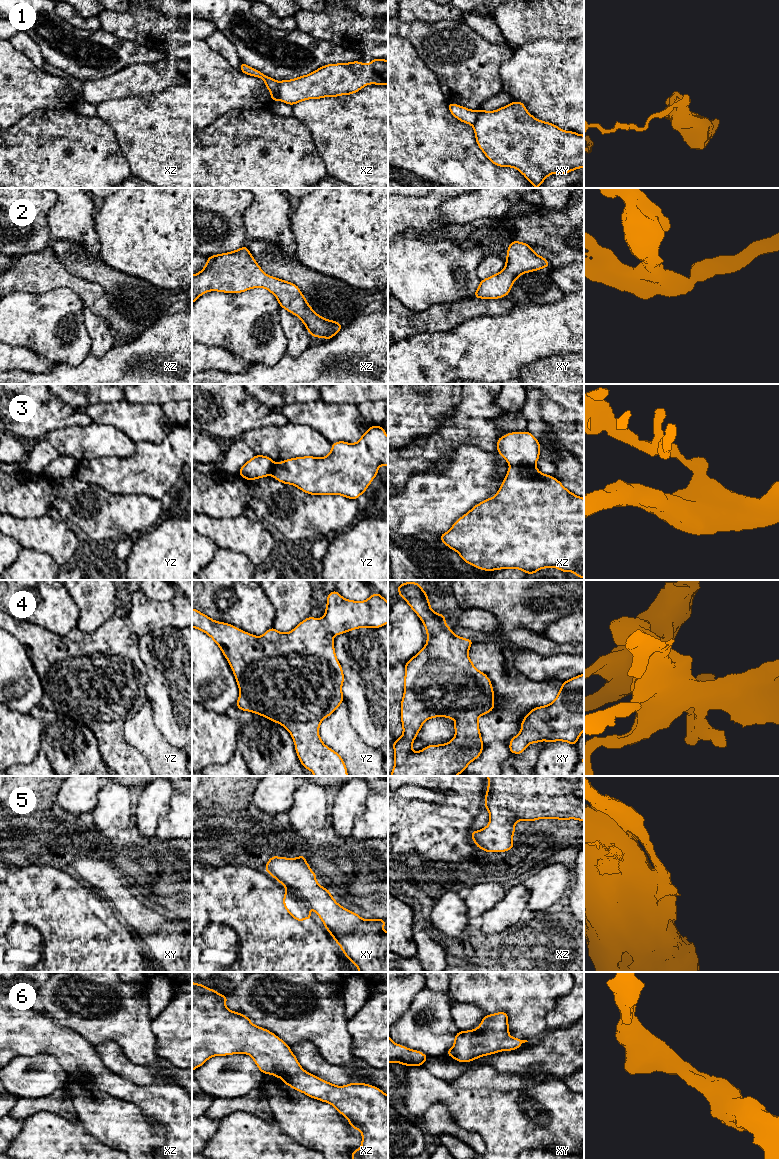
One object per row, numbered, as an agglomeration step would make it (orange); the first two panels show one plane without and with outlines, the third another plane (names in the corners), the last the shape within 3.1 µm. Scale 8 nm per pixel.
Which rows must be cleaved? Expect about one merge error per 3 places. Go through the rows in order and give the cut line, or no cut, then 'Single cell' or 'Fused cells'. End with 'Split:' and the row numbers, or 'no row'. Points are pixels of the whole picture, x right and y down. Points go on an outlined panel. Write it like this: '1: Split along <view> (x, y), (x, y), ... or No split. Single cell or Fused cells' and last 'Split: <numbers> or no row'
1: Split along xz (279, 82), (278, 99). Fused cells
2: No split. Single cell
3: Split along xz (534, 464), (510, 466). Fused cells
4: No split. Single cell
5: No split. Single cell
6: No split. Single cell
Split: 1, 3

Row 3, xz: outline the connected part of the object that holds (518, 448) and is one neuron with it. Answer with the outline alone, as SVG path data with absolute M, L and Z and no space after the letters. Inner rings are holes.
M528 431L508 433L497 440L497 452L510 466L534 466L540 455L538 440Z

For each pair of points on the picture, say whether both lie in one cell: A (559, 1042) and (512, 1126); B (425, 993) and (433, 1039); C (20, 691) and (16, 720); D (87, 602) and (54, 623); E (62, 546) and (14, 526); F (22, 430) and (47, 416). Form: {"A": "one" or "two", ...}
{"A": "two", "B": "one", "C": "two", "D": "two", "E": "one", "F": "one"}

